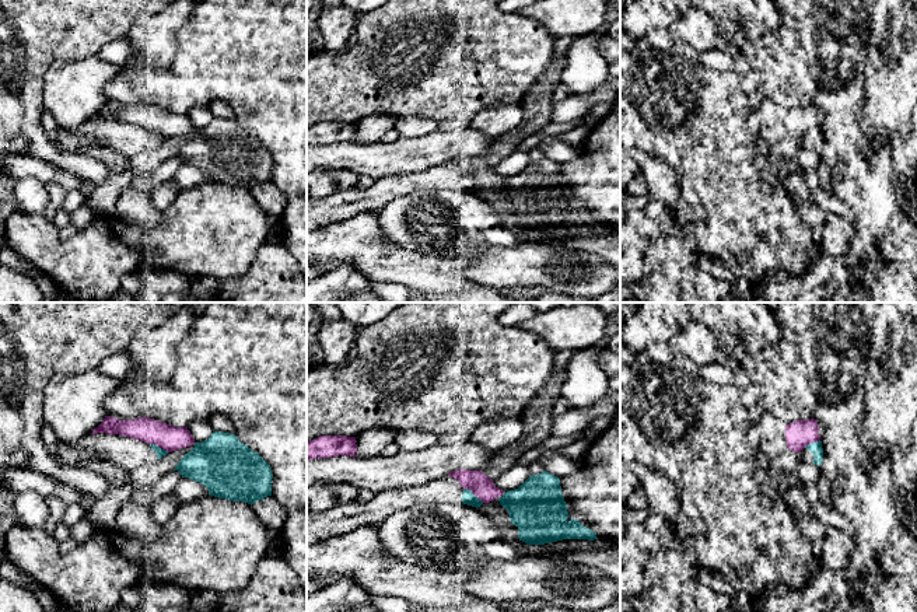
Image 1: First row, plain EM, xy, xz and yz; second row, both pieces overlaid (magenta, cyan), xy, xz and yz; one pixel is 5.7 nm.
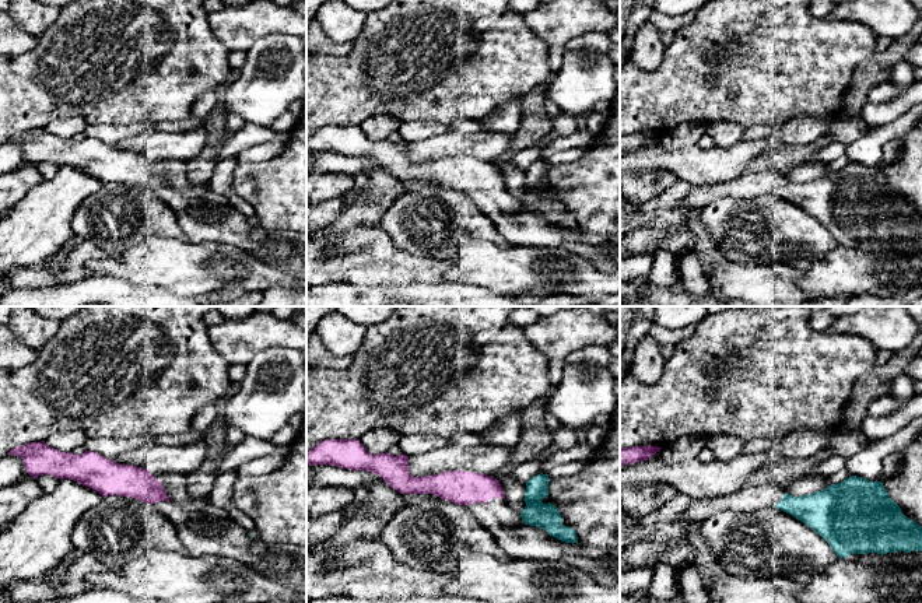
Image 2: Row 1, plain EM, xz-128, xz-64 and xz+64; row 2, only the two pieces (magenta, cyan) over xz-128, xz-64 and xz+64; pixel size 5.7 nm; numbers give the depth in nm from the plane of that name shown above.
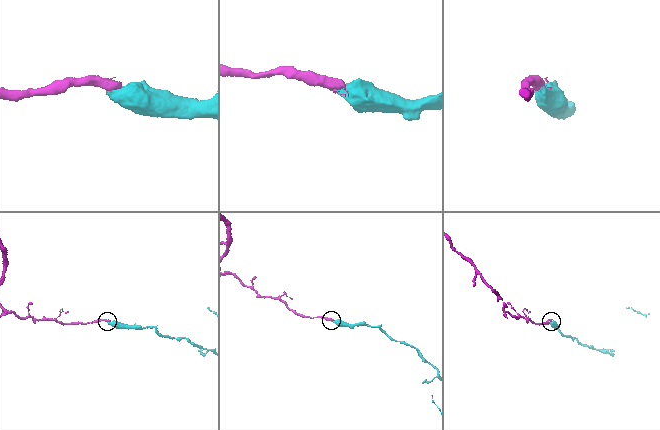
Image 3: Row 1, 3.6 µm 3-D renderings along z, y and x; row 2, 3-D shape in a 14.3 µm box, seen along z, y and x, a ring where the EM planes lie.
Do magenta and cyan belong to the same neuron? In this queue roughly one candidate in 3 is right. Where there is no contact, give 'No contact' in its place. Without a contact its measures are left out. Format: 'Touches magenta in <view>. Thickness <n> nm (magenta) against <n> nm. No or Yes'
Touches magenta in xz. Thickness 130 nm (magenta) against 80 nm. No

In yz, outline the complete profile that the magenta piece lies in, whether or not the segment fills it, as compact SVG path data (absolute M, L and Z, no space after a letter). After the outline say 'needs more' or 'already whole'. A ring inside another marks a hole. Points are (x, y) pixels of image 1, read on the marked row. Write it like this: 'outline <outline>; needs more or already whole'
outline M815 419L797 420L785 426L788 450L799 454L808 444L820 441L819 427Z; already whole

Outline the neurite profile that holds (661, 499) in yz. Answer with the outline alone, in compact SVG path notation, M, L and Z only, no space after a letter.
M637 462L631 464L630 471L636 475L643 490L647 511L662 517L666 522L676 521L679 503L673 483Z

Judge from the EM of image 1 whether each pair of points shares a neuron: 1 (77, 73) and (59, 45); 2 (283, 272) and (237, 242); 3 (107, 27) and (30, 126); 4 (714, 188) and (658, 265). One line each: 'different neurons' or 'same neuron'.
1: different neurons
2: different neurons
3: same neuron
4: different neurons

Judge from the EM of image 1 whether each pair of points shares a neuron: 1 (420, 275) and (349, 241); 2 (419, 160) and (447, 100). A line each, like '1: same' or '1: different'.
1: same
2: different

